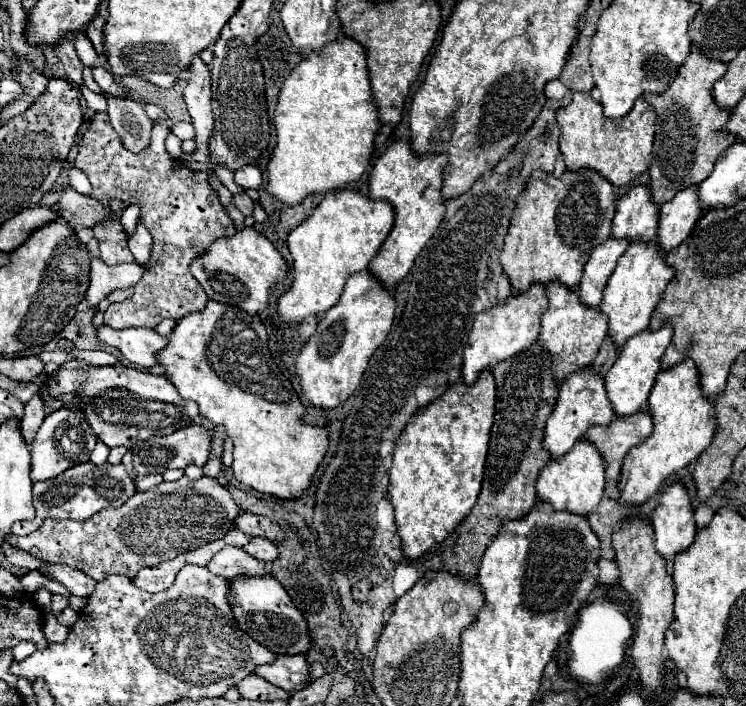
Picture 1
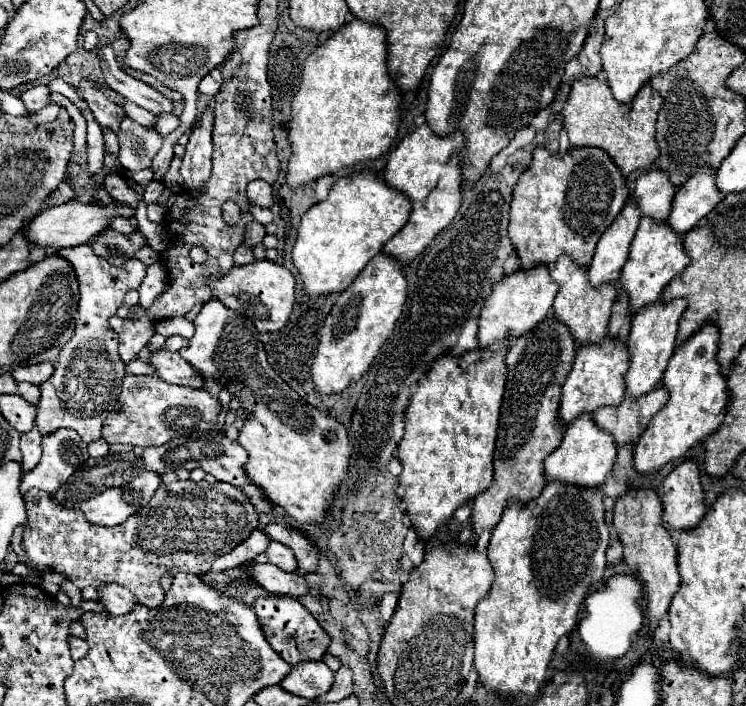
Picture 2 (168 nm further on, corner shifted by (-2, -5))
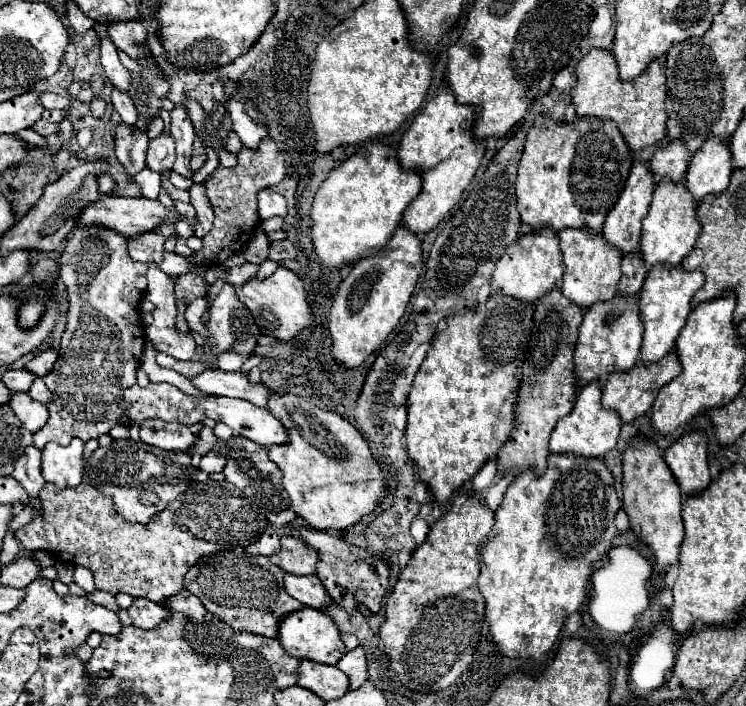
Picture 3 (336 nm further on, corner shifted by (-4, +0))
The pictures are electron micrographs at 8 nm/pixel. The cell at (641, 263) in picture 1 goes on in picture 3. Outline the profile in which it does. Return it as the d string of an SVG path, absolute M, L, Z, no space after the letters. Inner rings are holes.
M668 179L660 181L654 189L650 211L642 221L640 255L642 255L644 263L650 269L656 265L662 265L668 269L678 267L682 263L682 259L696 245L698 235L700 235L700 223L696 219L696 205L684 187L684 181L680 181L680 183L670 183Z

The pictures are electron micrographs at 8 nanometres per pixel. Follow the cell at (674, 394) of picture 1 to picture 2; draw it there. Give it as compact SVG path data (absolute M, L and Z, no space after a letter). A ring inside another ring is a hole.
M714 322L702 326L682 346L676 348L662 378L662 384L670 390L670 398L652 416L644 434L636 442L634 466L638 472L650 474L662 468L666 462L682 458L694 444L702 442L706 434L712 434L722 424L730 394L726 376L716 360L716 352L718 328Z

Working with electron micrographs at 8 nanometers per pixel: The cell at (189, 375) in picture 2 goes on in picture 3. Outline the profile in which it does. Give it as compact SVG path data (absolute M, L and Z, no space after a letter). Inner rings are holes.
M206 369L198 375L188 377L188 381L208 395L226 395L226 397L238 397L246 399L258 407L266 407L268 389L262 385L250 385L248 379L238 373L224 373L220 369Z

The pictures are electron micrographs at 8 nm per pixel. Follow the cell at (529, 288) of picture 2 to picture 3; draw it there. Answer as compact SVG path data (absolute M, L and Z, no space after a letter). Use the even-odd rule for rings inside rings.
M542 229L542 231L532 231L516 239L506 253L498 259L496 271L492 275L492 285L490 293L494 295L496 291L502 291L502 295L512 297L516 301L522 301L526 305L536 303L542 299L548 291L560 285L560 279L564 277L564 263L560 259L560 247L556 233Z

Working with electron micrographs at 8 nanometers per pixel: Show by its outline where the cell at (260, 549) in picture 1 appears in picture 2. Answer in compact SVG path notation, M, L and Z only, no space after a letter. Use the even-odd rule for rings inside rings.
M270 542L270 546L266 548L266 552L262 552L256 562L260 564L274 564L284 572L298 572L298 564L296 564L296 556L294 552L280 544L280 542Z

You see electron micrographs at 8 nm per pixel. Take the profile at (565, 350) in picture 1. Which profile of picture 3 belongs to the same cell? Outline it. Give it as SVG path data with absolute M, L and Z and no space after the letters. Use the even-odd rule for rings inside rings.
M564 229L558 233L560 237L560 249L564 257L564 279L562 279L562 295L582 307L584 311L592 307L596 301L608 301L614 299L618 293L618 281L620 281L620 261L622 255L618 249L608 247L604 243L602 235L592 235L580 229Z

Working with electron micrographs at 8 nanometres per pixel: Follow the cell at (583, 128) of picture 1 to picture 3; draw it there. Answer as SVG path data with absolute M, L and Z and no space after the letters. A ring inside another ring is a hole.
M592 49L576 65L576 87L572 89L572 103L578 117L594 115L600 119L614 121L628 145L630 151L642 151L646 147L658 145L666 139L666 77L664 77L666 57L654 59L644 75L624 83L618 79L618 67L610 51Z

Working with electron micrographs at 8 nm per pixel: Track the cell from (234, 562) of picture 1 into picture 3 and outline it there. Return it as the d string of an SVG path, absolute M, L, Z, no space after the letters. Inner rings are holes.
M284 575L284 587L288 591L288 595L292 595L294 599L298 599L300 603L314 607L314 609L324 609L324 605L328 605L330 597L324 589L324 585L320 583L320 579L316 575Z

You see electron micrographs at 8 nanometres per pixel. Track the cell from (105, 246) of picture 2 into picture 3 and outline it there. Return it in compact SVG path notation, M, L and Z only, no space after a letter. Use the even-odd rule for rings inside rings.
M148 231L144 235L128 237L128 255L134 261L154 261L156 265L162 263L164 253L164 235L160 231Z

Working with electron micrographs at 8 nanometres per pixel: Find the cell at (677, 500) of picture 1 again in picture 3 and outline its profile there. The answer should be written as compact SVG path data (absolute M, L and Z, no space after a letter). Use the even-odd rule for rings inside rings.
M688 433L664 451L664 459L684 497L700 495L710 485L706 435Z

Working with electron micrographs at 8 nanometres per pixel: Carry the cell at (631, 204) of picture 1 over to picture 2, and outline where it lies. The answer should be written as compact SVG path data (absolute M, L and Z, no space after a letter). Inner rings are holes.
M662 170L644 172L634 188L634 200L644 216L652 216L660 222L668 220L672 198L676 188L670 184L670 178Z

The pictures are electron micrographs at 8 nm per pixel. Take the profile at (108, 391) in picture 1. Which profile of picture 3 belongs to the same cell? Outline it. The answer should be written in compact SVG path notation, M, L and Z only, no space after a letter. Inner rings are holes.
M150 383L148 387L132 385L124 391L120 405L128 405L118 419L122 425L134 425L134 423L142 425L148 419L162 419L162 421L176 421L180 425L194 425L194 423L202 423L204 419L214 419L214 421L222 421L228 427L232 427L234 435L242 435L264 447L288 441L286 429L280 425L280 421L268 409L262 409L244 399L232 399L232 397L218 397L218 395L192 397L188 393L182 393L178 387L174 387L170 383Z

